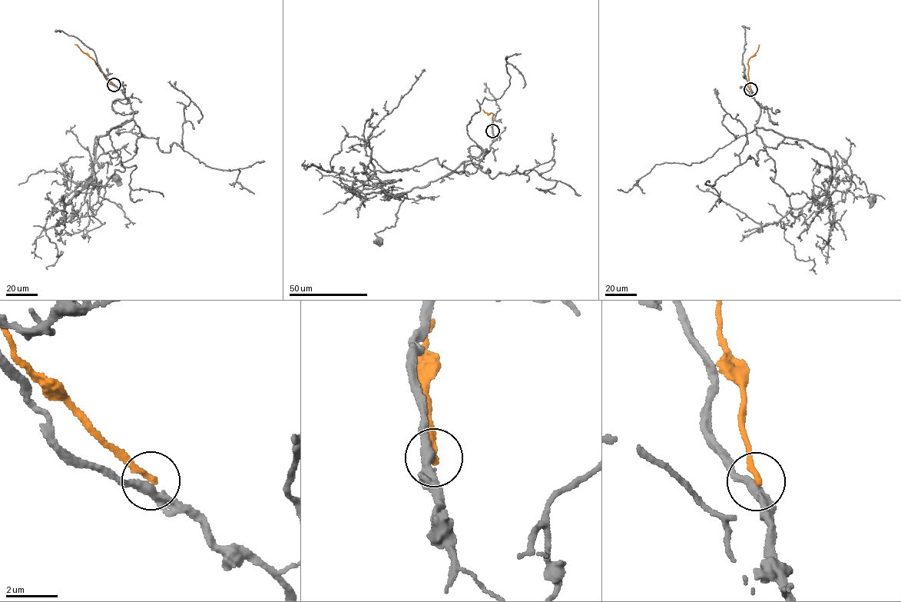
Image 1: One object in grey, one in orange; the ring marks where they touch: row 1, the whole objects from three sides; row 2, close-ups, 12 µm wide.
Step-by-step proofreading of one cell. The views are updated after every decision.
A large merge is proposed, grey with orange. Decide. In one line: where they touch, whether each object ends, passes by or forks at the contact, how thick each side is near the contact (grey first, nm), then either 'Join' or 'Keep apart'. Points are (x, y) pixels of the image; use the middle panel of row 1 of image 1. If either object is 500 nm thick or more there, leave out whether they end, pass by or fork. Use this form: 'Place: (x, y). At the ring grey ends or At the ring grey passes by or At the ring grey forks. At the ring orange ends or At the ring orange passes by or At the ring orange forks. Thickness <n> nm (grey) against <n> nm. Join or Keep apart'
Place: (492, 131). At the ring grey passes by. At the ring orange ends. Thickness 360 nm (grey) against 240 nm. Keep apart

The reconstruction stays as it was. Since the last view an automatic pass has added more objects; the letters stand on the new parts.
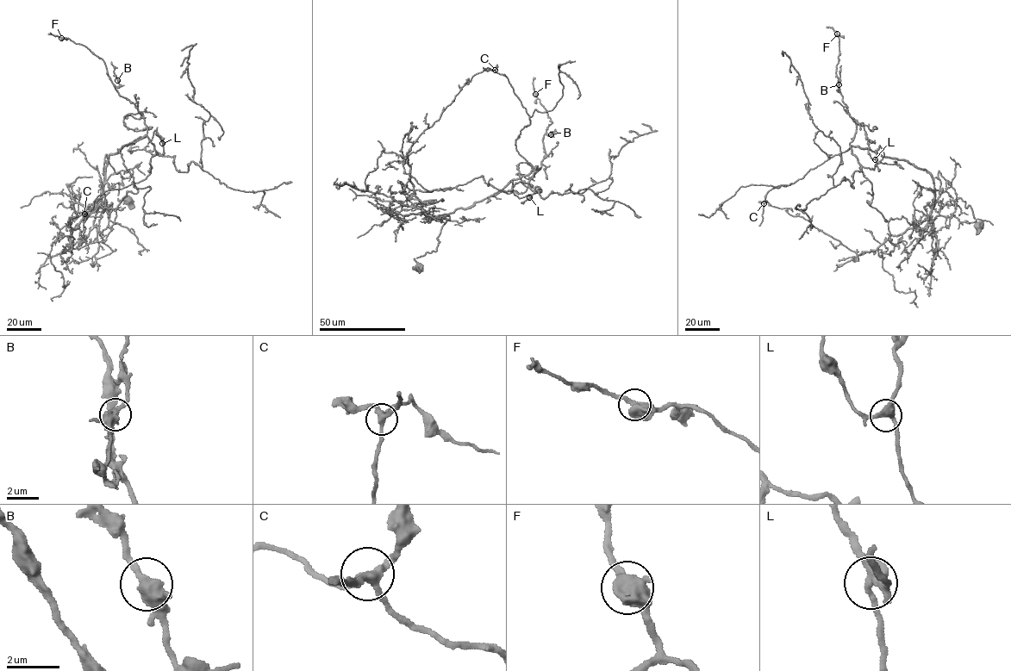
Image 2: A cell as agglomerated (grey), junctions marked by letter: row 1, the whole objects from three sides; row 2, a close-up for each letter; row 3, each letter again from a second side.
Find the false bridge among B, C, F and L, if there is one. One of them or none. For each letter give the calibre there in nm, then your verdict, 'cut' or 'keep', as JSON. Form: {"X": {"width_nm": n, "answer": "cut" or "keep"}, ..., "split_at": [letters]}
{"B": {"width_nm": 400, "answer": "keep"}, "C": {"width_nm": 280, "answer": "keep"}, "F": {"width_nm": 380, "answer": "keep"}, "L": {"width_nm": 360, "answer": "keep"}, "split_at": []}

